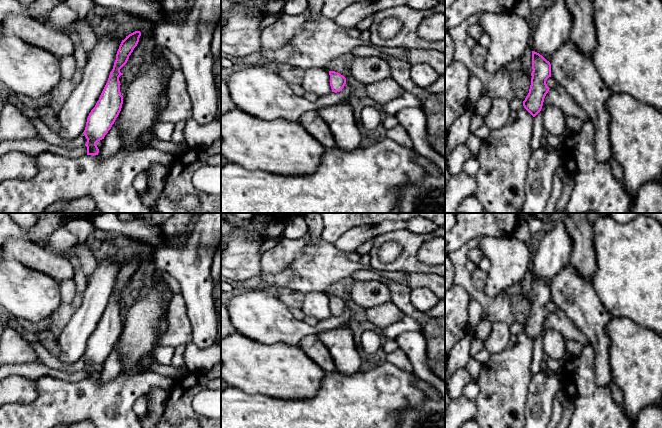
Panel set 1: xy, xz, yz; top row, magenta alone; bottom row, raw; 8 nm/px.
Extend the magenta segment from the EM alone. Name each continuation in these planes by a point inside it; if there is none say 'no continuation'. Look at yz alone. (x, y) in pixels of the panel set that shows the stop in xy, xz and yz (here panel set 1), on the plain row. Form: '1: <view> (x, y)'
no continuation

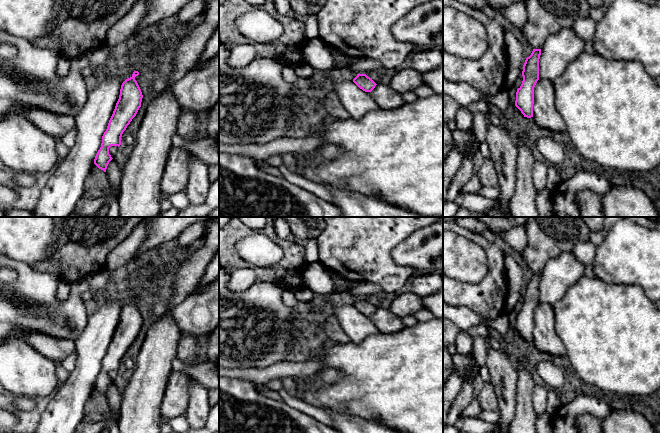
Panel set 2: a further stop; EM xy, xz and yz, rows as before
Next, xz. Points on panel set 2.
no continuation

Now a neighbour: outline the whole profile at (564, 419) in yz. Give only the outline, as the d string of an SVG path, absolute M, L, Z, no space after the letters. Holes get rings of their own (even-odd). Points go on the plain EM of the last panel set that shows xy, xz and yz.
M577 395L567 404L562 404L553 417L553 433L579 433L576 419L586 413L602 421L615 405L604 398Z

